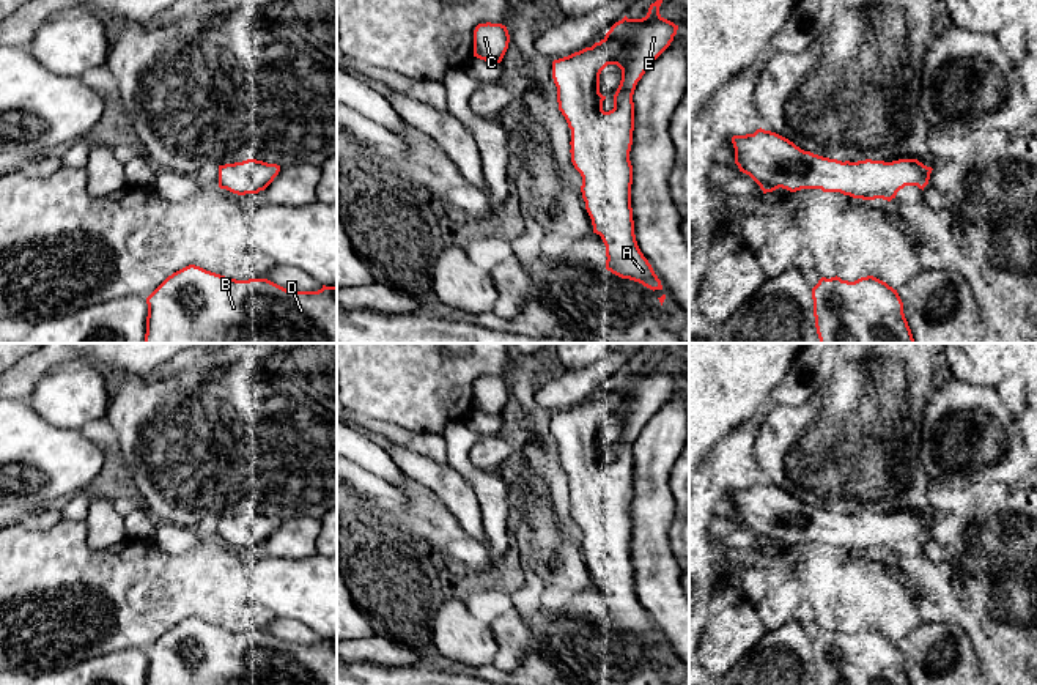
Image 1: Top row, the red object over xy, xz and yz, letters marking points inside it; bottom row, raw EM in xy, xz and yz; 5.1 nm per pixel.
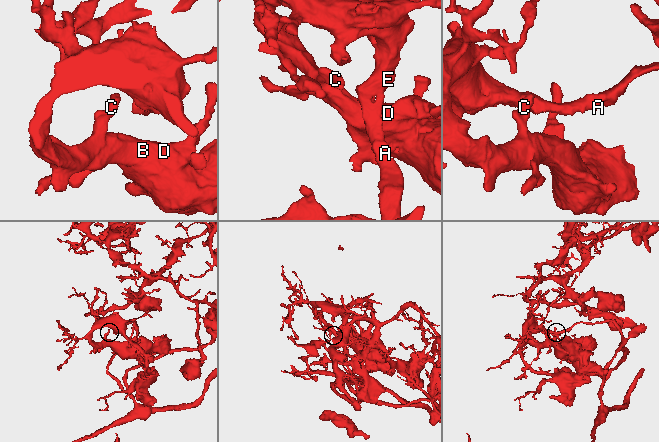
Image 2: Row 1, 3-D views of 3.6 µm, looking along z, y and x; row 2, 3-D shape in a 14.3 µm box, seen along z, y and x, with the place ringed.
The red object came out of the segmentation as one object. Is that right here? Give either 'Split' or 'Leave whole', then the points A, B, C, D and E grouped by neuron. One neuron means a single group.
Leave whole. Groups: A B C D E

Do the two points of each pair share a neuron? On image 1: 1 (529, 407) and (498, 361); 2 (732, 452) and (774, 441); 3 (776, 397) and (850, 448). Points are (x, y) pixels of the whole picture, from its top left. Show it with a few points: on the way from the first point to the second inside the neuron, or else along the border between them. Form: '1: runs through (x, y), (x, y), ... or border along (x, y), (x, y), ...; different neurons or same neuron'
1: border along (510, 359), (504, 377); different neurons
2: border along (756, 429), (754, 460), (762, 479); different neurons
3: border along (822, 388), (798, 405), (768, 407); different neurons

